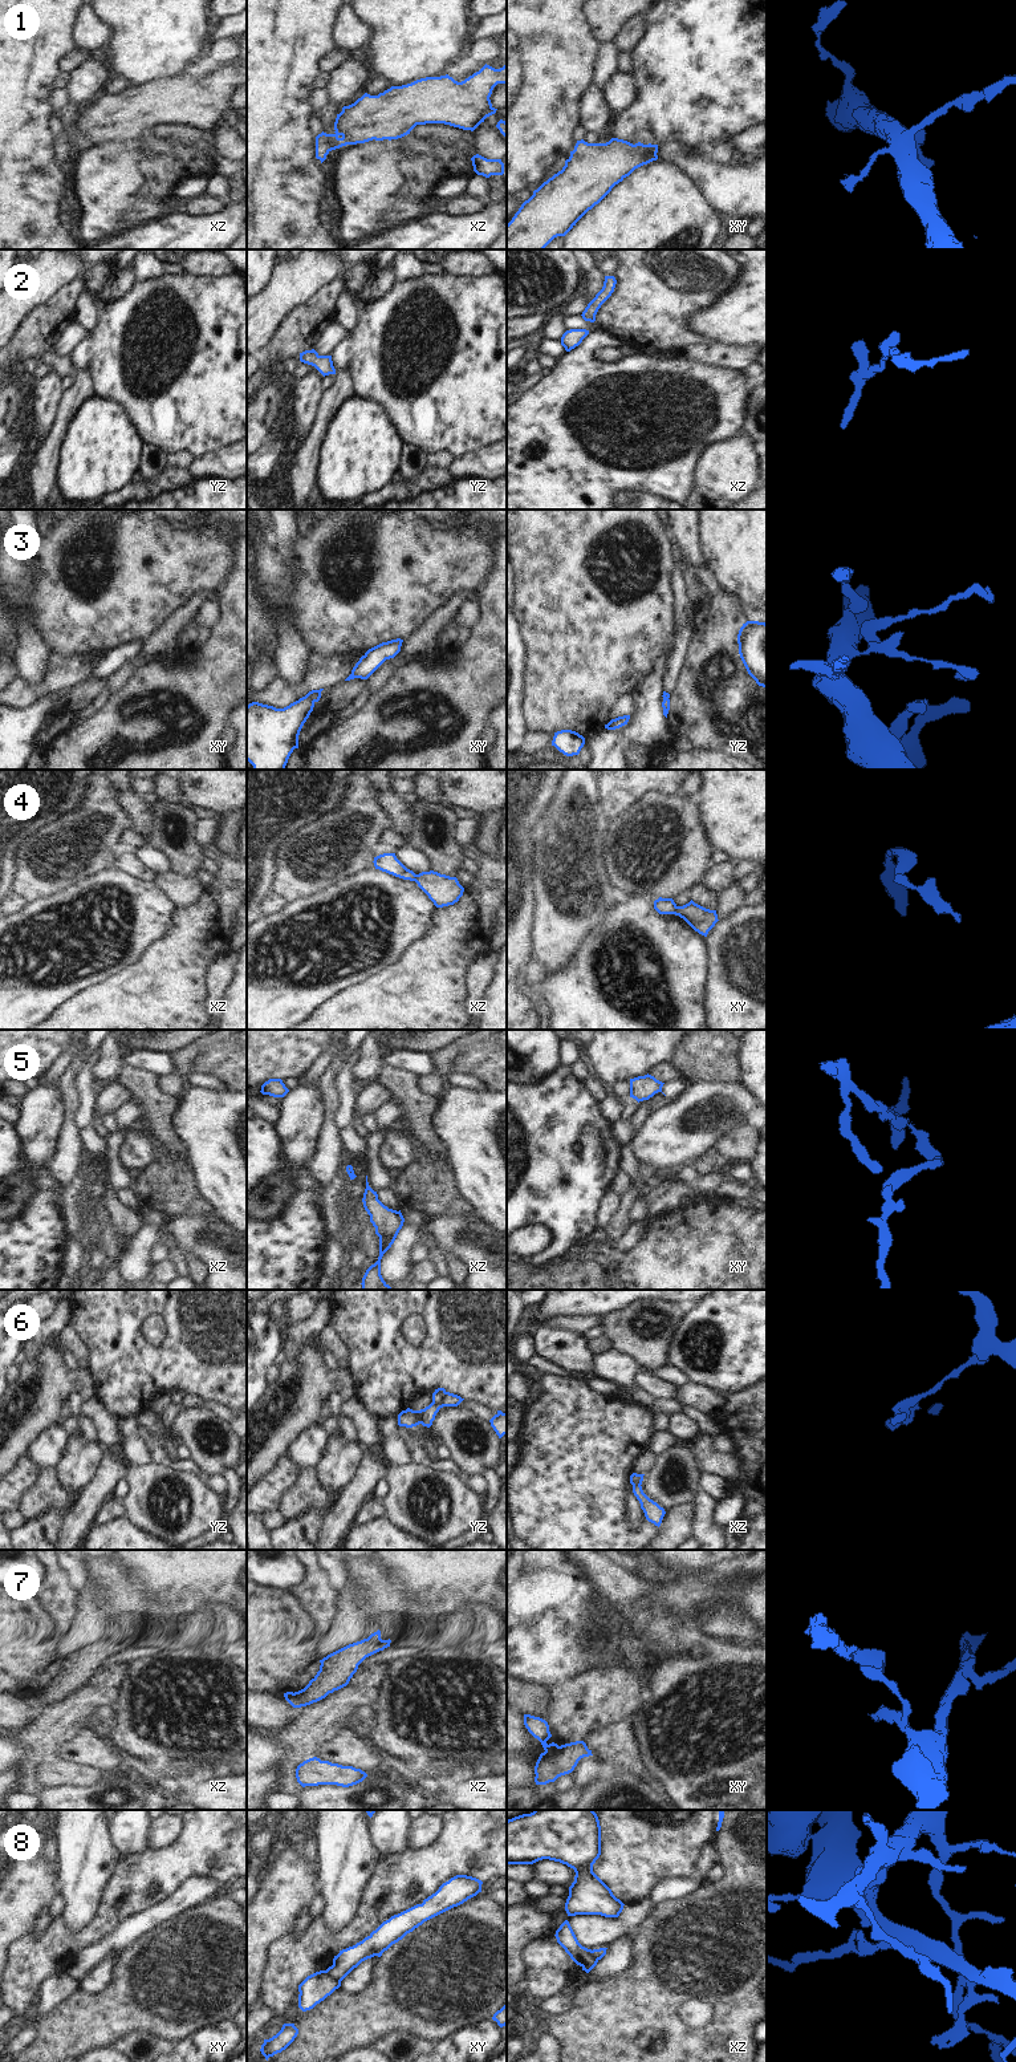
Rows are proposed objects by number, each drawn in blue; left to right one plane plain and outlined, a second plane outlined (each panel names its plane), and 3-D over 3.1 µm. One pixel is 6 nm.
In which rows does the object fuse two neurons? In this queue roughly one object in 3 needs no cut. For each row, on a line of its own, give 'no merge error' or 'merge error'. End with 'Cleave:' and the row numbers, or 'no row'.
1: no merge error
2: no merge error
3: no merge error
4: merge error
5: merge error
6: merge error
7: merge error
8: merge error
Cleave: 4, 5, 6, 7, 8

